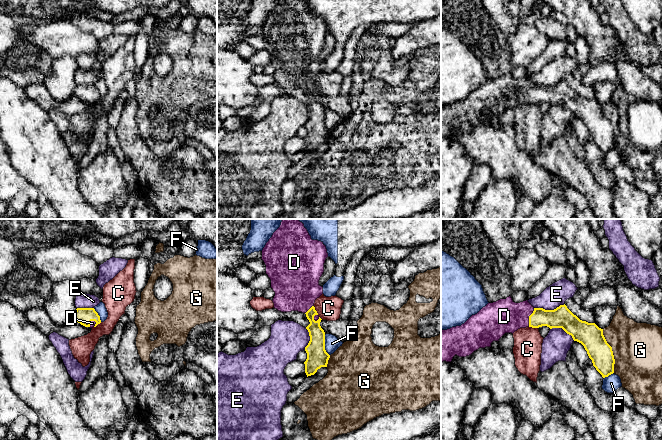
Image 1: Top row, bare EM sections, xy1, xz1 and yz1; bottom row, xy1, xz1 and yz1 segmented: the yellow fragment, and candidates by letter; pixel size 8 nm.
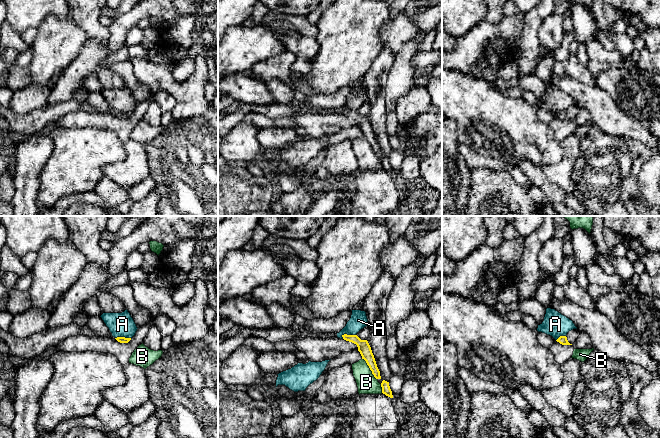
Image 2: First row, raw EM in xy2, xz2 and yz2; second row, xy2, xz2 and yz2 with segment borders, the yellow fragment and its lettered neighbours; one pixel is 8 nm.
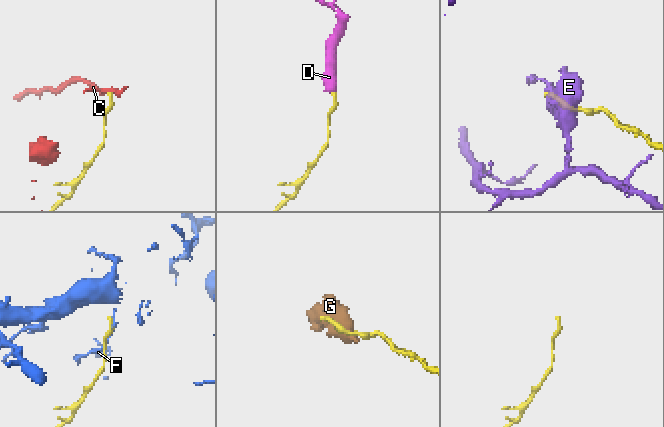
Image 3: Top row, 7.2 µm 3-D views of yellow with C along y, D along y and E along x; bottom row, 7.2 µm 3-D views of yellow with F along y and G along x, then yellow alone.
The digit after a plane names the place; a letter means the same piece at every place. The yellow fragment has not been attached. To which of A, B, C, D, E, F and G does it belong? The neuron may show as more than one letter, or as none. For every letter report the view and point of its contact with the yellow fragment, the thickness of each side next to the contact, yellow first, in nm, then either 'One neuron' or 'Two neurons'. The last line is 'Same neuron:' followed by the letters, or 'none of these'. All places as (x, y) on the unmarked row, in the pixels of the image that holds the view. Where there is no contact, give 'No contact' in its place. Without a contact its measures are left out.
A: Touches yellow at xz2 (348, 111). Thickness 100 nm (yellow) against 140 nm. Two neurons
B: Touches yellow at xz2 (370, 145). Thickness 100 nm (yellow) against 160 nm. Two neurons
C: Touches yellow at xz1 (315, 86). Thickness 130 nm (yellow) against 190 nm. Two neurons
D: Touches yellow at yz1 (529, 93). Thickness 160 nm (yellow) against 280 nm. One neuron
E: Touches yellow at yz1 (549, 86). Thickness 170 nm (yellow) against 180 nm. Two neurons
F: Touches yellow at xz1 (324, 121). Thickness 170 nm (yellow) against 120 nm. Two neurons
G: Touches yellow at yz1 (612, 127). Thickness 190 nm (yellow) against 400 nm. Two neurons
Same neuron: D

